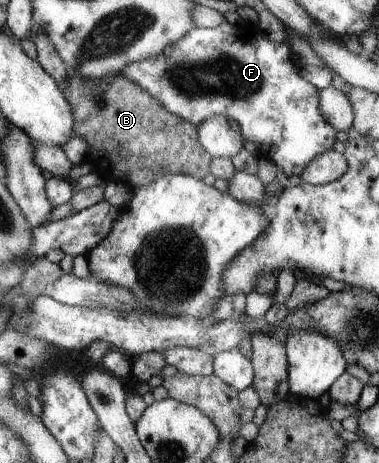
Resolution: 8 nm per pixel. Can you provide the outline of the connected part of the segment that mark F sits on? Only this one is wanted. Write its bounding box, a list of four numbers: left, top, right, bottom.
[121,21,337,177]

